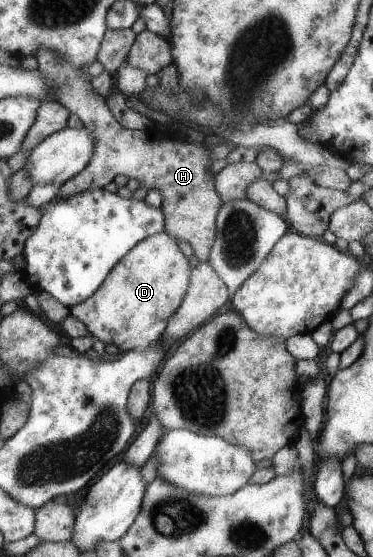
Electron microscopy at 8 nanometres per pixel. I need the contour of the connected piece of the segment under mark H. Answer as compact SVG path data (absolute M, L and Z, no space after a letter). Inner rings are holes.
M45 49L36 56L38 70L55 83L49 100L58 101L77 114L85 126L90 128L94 142L90 164L61 186L57 198L67 199L90 189L102 189L117 174L134 178L140 187L147 190L156 188L161 195L159 209L163 211L163 230L175 239L188 242L193 255L200 262L206 261L215 242L215 218L223 202L215 189L214 175L208 170L211 161L203 142L198 145L184 140L168 140L158 134L150 137L147 135L148 130L120 127L106 103L92 90L91 82L82 76L80 67Z

